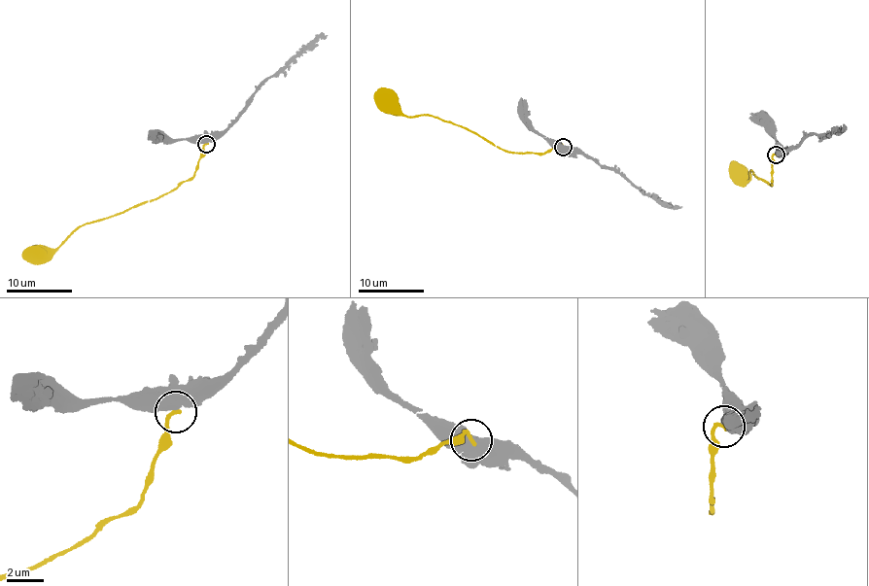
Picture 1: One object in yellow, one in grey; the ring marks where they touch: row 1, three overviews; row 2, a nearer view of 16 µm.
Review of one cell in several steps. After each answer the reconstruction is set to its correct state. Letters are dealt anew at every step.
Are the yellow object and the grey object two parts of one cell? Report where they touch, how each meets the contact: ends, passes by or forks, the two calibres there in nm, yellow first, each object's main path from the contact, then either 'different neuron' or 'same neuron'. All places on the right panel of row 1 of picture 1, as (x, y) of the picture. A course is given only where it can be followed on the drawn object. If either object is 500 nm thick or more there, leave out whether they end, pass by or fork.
place (776, 155); calibres 200 and 900 nm; course yellow (777, 155), (772, 156), (772, 185), (753, 175), (753, 170), (747, 180), (743, 171), (735, 167); course grey (777, 154), (814, 133), (820, 137), (842, 128); different neuron

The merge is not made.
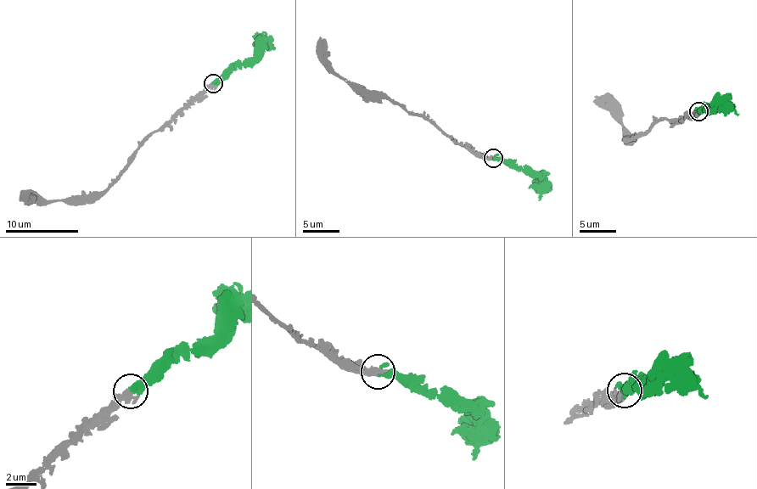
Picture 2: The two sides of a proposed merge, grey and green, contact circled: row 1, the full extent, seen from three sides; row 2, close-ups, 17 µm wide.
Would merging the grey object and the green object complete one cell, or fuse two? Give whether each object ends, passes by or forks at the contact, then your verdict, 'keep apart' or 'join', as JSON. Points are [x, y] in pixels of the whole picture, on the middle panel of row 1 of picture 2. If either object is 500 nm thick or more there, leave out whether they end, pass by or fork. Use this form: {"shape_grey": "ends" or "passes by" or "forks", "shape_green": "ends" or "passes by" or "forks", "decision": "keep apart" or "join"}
{"decision": "join"}

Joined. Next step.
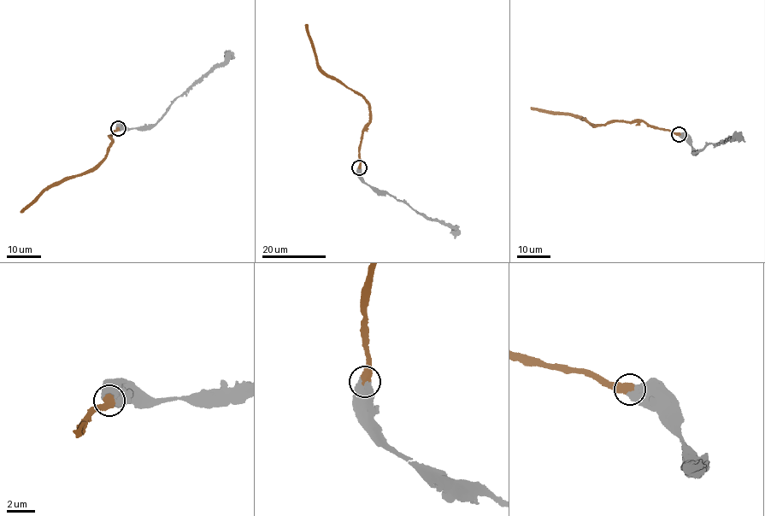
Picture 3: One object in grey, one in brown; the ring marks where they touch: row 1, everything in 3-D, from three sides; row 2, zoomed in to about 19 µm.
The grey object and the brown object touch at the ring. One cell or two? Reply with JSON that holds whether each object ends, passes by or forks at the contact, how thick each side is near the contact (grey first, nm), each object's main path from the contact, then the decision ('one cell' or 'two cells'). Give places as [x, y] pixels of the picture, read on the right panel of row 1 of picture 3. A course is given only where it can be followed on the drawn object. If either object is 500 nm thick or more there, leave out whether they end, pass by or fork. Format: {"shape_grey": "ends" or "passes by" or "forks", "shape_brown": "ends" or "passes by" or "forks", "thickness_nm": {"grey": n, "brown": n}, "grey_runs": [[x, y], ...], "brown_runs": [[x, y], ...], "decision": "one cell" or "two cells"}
{"thickness_nm": {"grey": 600, "brown": 550}, "grey_runs": [[679, 134], [685, 137], [693, 154], [711, 143], [716, 144], [736, 137], [744, 142]], "brown_runs": [[679, 134], [637, 120], [612, 120], [596, 126], [585, 117], [531, 108]], "decision": "one cell"}

